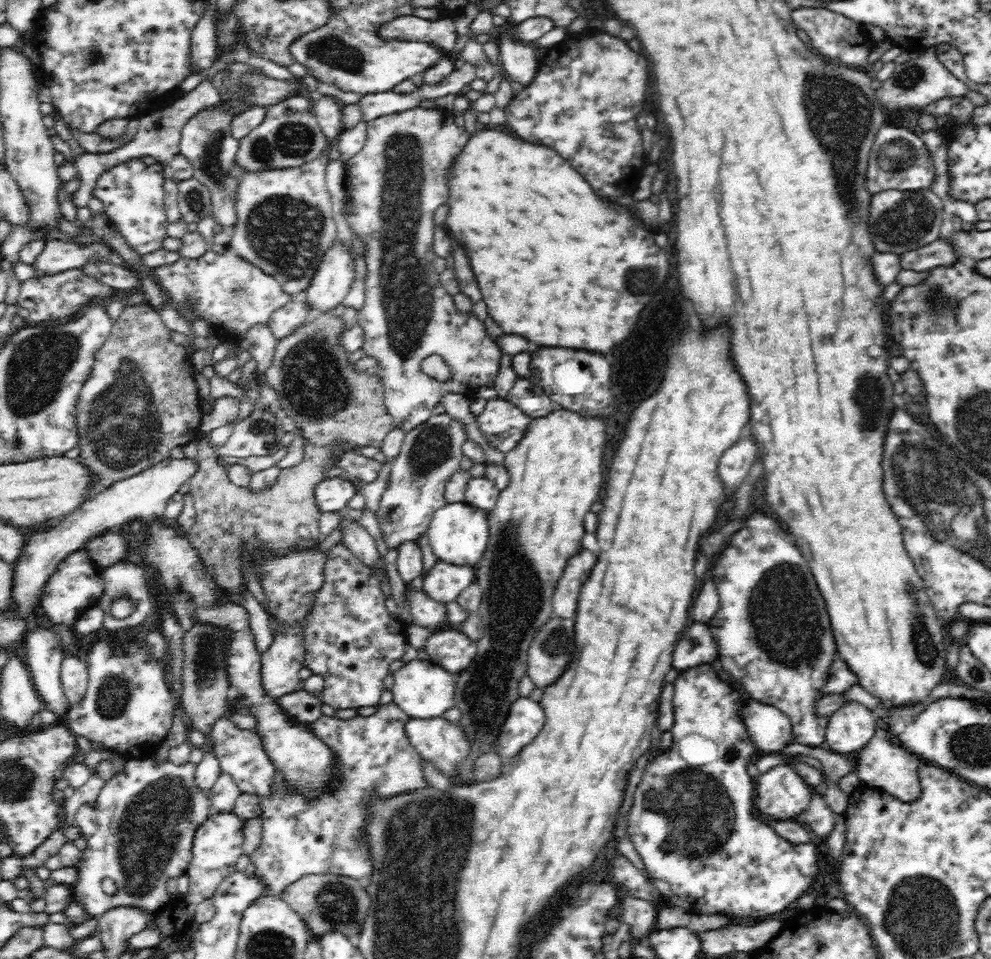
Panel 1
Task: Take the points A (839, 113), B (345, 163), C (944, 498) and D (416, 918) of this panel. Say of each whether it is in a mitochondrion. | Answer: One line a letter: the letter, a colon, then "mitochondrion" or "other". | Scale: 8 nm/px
A: mitochondrion
B: other
C: mitochondrion
D: mitochondrion

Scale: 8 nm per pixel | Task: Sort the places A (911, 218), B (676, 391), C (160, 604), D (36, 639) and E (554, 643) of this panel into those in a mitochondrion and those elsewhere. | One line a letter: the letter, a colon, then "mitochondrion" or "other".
A: mitochondrion
B: other
C: other
D: other
E: mitochondrion

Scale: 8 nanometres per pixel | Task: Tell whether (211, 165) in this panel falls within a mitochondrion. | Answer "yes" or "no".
yes

